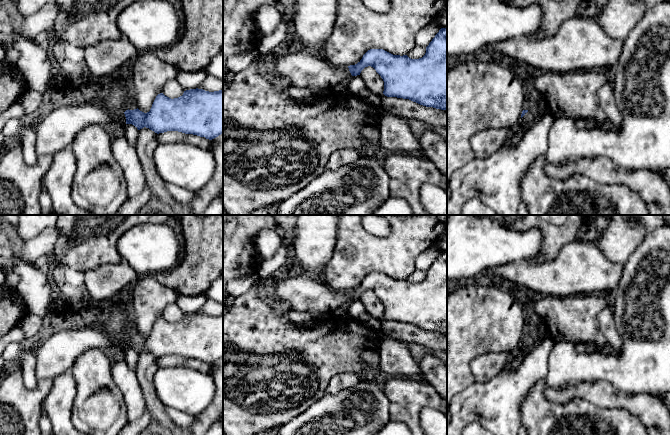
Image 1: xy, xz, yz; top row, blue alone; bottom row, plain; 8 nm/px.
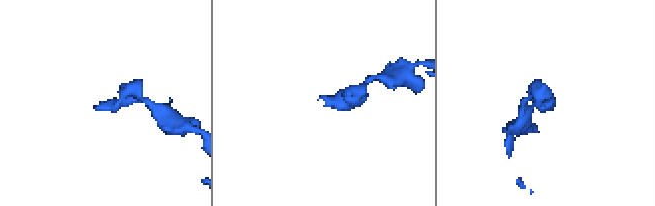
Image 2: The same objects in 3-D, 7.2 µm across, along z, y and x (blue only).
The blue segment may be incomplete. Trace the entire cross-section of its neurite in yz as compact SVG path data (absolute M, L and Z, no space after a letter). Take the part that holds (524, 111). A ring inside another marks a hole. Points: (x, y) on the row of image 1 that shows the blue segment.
M523 110L521 114L521 124L522 125L532 125L536 121L535 111Z

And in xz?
M441 28L429 45L422 58L411 59L407 55L393 55L383 49L370 49L355 65L335 67L325 62L323 57L306 52L275 55L272 59L272 71L288 79L289 85L298 88L310 88L314 92L324 90L327 95L337 84L360 75L368 66L373 67L384 81L383 94L387 97L409 99L426 107L447 110L447 28Z

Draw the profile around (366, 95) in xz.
M368 89L362 90L357 93L351 93L351 92L348 92L348 93L355 95L359 99L366 101L367 103L369 103L371 105L380 105L381 104L380 96L373 93L372 91L370 91Z

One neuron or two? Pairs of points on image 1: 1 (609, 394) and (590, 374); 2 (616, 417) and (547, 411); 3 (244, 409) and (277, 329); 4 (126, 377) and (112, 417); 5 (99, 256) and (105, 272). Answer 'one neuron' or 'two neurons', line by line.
1: two neurons
2: one neuron
3: one neuron
4: two neurons
5: two neurons

